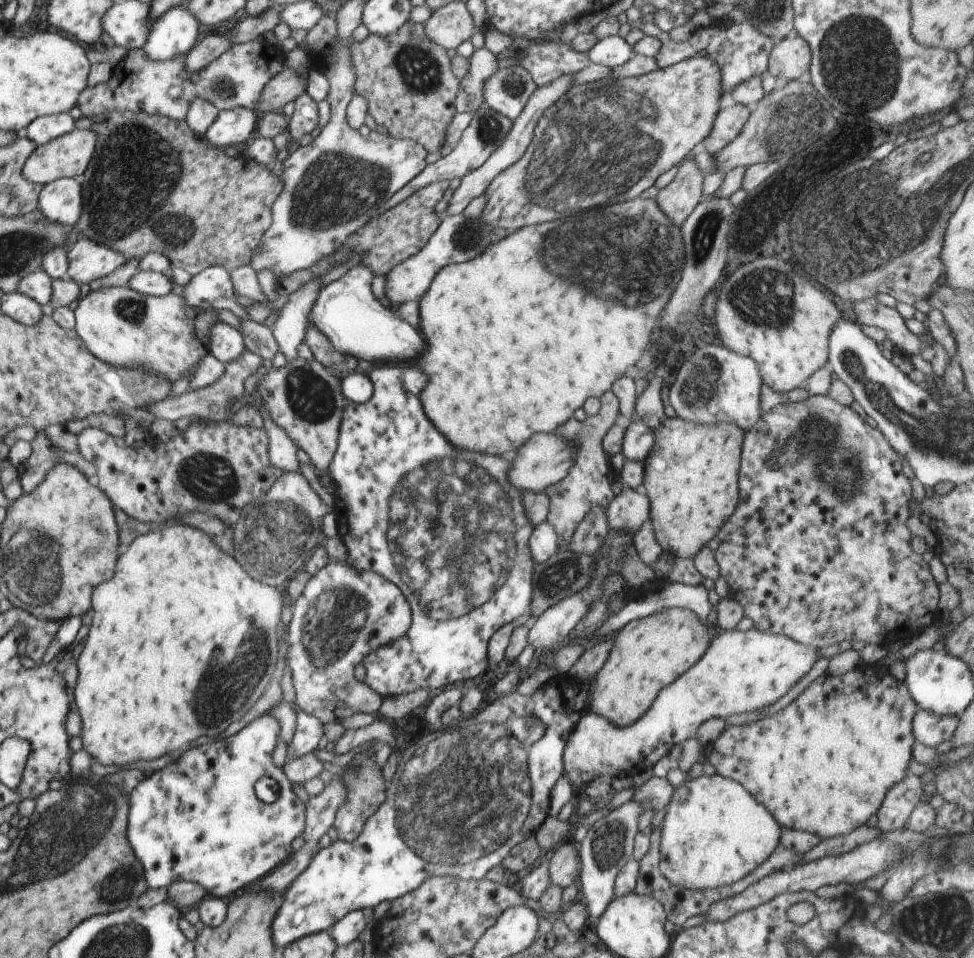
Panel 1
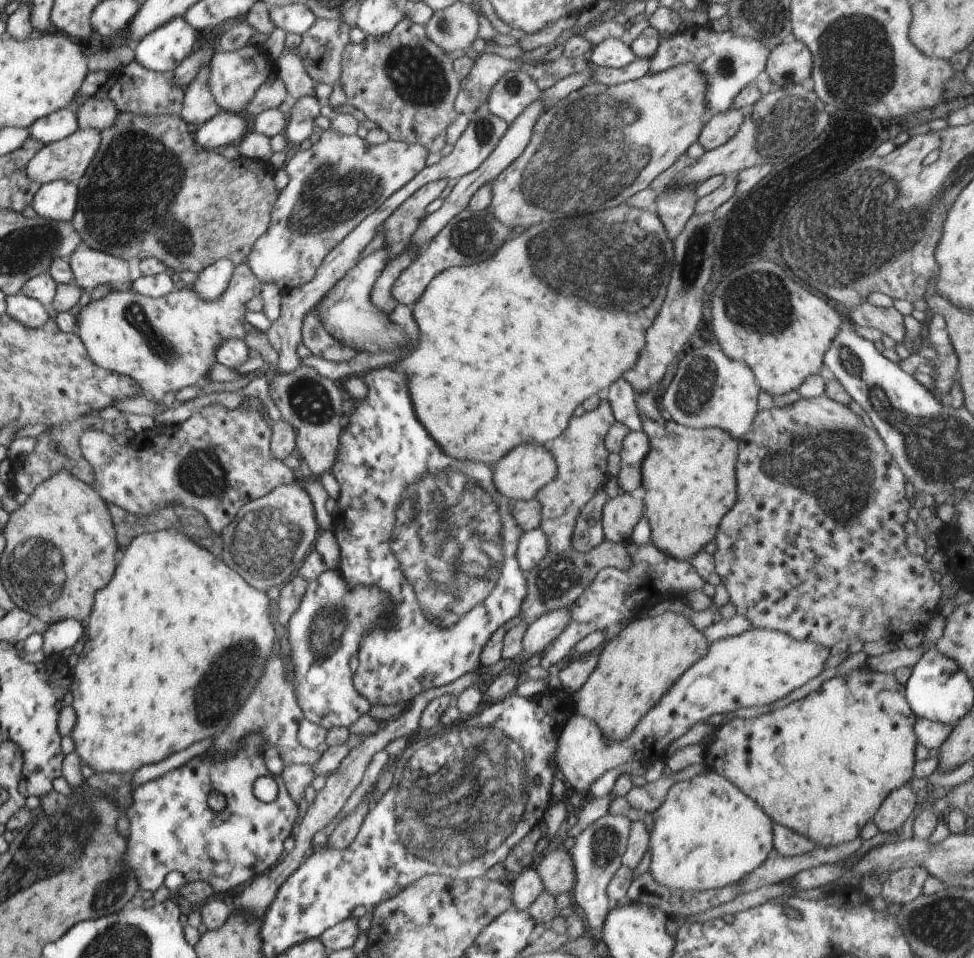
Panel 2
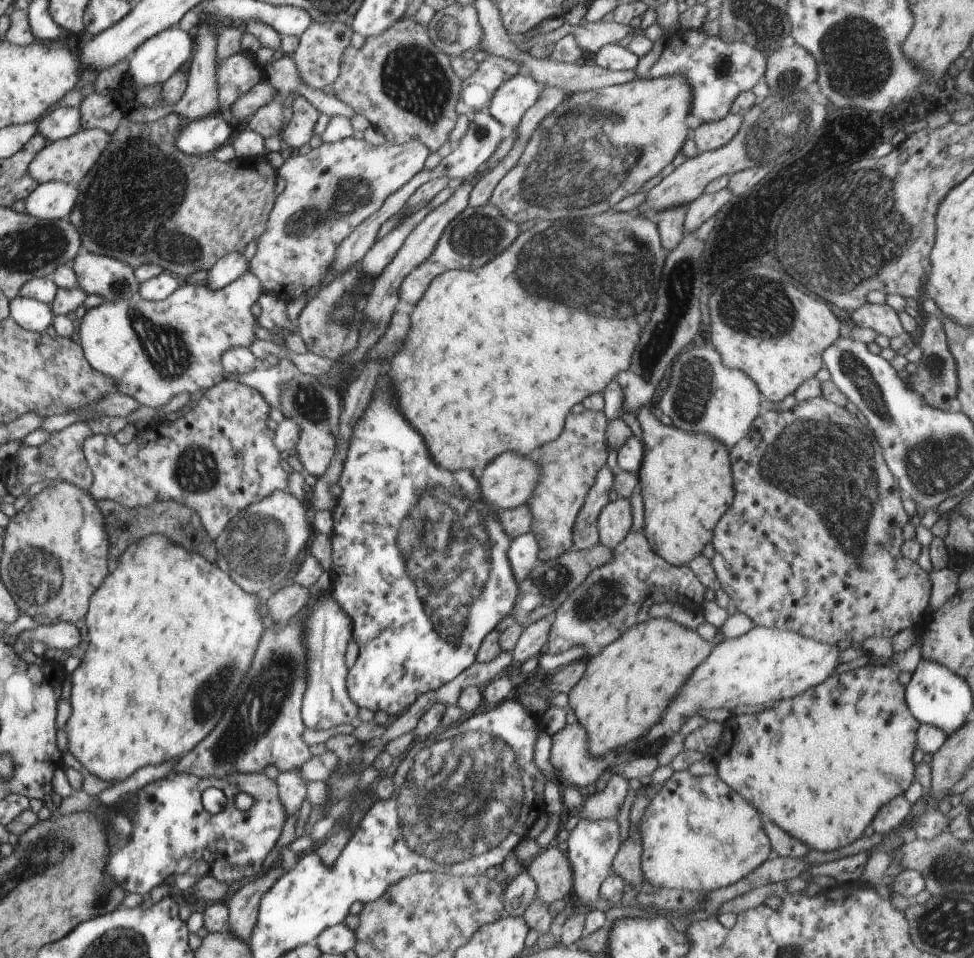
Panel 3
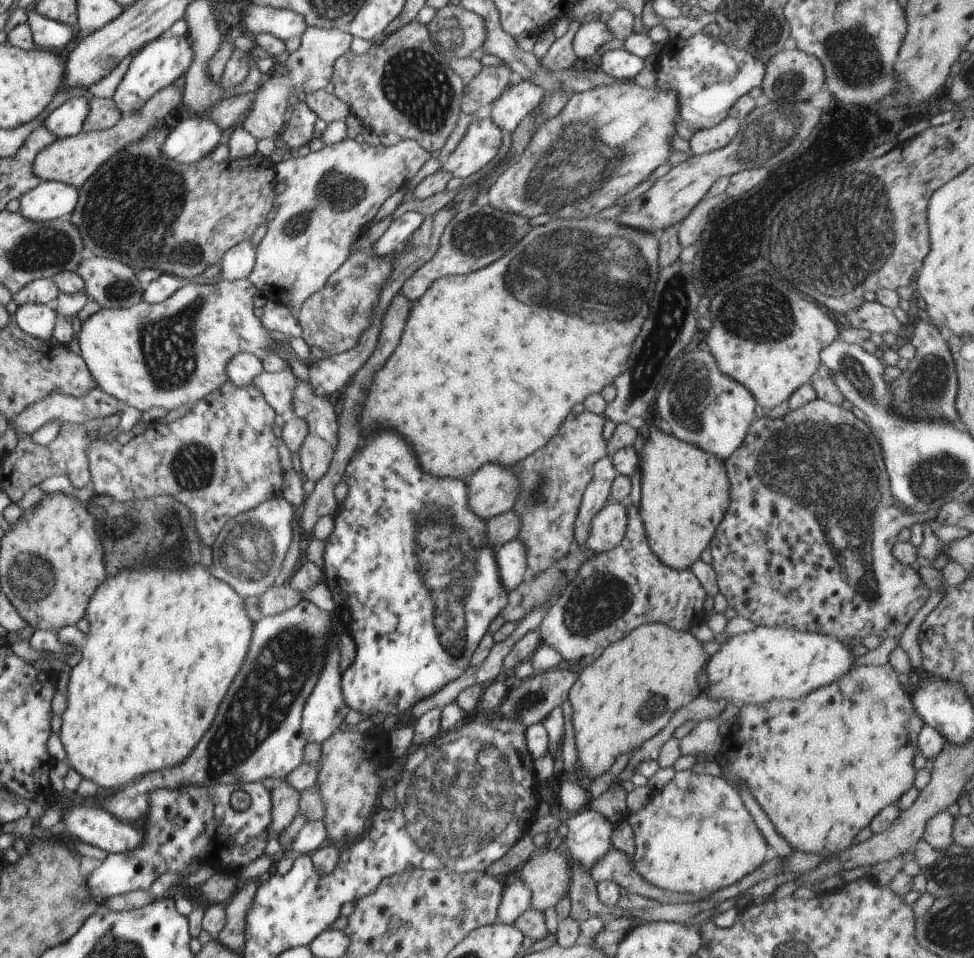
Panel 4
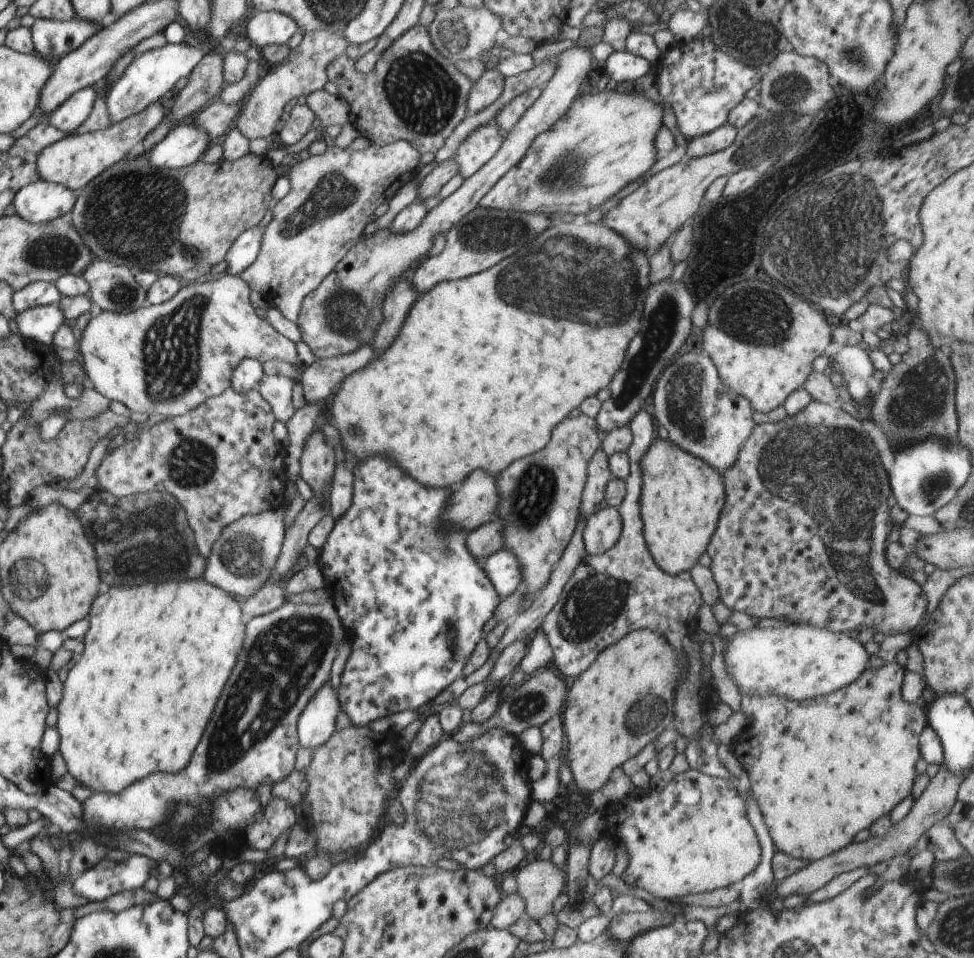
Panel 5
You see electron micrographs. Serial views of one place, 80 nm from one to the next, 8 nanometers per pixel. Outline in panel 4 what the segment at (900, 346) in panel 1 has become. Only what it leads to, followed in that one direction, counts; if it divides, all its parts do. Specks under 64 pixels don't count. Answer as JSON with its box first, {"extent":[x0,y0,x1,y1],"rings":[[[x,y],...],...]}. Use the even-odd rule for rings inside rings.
{"extent":[848,301,904,334],"rings":[[[864,301],[857,309],[848,314],[849,325],[854,328],[865,328],[867,331],[903,334],[904,326],[900,324],[892,309],[878,301]]]}

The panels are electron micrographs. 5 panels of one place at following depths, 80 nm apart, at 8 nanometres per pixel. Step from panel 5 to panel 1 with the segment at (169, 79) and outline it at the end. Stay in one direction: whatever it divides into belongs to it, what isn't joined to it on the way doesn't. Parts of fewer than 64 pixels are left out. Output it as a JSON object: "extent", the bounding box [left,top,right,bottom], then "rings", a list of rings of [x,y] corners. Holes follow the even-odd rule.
{"extent":[142,6,203,62],"rings":[[[174,6],[154,22],[142,50],[146,58],[166,62],[176,56],[186,56],[203,32],[185,6]]]}

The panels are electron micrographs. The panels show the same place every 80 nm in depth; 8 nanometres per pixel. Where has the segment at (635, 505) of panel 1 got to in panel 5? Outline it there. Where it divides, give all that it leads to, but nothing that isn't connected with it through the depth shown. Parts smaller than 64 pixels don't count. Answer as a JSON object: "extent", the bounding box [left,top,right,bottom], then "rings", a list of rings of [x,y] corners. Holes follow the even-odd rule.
{"extent":[583,507,622,557],"rings":[[[616,507],[602,508],[592,513],[583,530],[583,543],[588,557],[604,554],[604,551],[614,547],[622,528],[621,516]]]}

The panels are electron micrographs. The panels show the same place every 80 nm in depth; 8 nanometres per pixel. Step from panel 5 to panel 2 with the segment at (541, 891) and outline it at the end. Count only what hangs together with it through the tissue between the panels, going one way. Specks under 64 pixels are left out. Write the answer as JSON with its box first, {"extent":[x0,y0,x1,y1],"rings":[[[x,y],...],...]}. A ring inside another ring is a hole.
{"extent":[534,847,575,898],"rings":[[[551,847],[542,858],[537,859],[534,867],[542,880],[544,892],[558,898],[564,892],[573,891],[575,872],[570,851]]]}

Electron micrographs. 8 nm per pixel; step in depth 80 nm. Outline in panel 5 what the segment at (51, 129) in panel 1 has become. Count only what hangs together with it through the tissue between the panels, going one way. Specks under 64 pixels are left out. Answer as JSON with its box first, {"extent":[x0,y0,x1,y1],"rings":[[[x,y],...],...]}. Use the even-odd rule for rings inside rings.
{"extent":[48,87,98,135],"rings":[[[95,87],[81,88],[49,114],[48,124],[67,135],[76,133],[82,123],[90,116],[98,96]]]}

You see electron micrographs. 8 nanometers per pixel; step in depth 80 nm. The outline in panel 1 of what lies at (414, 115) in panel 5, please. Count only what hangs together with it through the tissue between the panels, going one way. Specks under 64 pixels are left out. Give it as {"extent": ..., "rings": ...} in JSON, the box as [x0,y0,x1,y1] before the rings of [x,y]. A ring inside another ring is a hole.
{"extent":[350,19,461,153],"rings":[[[410,19],[389,36],[369,35],[362,42],[350,42],[350,52],[353,53],[356,74],[354,96],[364,96],[367,112],[375,122],[387,128],[391,137],[419,143],[427,153],[439,152],[445,142],[448,126],[457,114],[455,100],[461,82],[452,72],[448,50],[431,42],[426,37],[425,26]]]}

